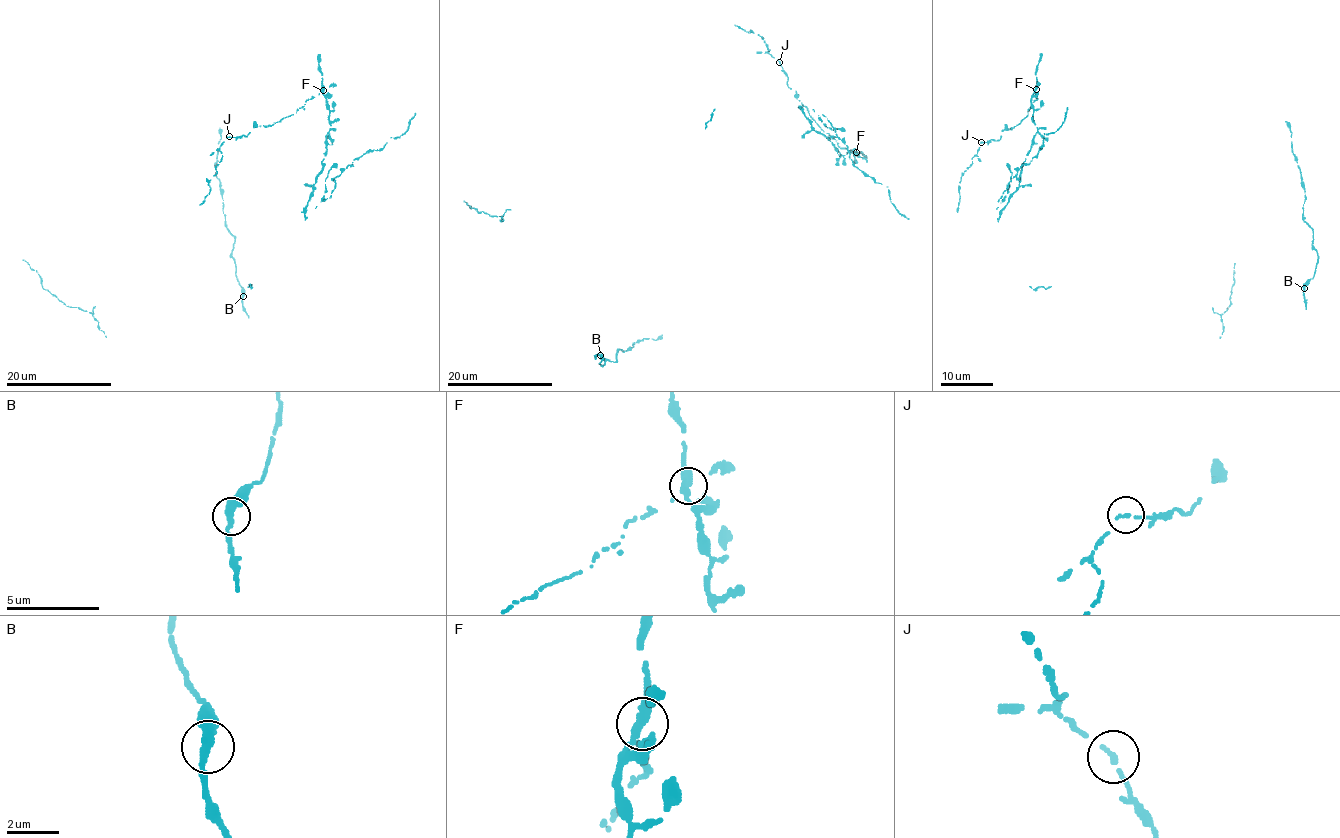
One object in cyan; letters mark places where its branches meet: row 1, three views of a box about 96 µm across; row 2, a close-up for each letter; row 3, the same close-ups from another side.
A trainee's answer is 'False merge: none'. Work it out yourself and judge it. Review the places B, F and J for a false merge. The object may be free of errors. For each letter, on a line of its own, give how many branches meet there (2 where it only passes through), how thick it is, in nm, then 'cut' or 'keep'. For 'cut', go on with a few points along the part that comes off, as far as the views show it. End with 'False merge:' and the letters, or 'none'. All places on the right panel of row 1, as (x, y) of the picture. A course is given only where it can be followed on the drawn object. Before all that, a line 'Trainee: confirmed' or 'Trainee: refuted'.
Trainee: refuted
B: 2 branches meet; 360 nm thick; keep
F: 2 branches meet; 360 nm thick; cut
J: 2 branches meet; 150 nm thick; keep
False merge: F

